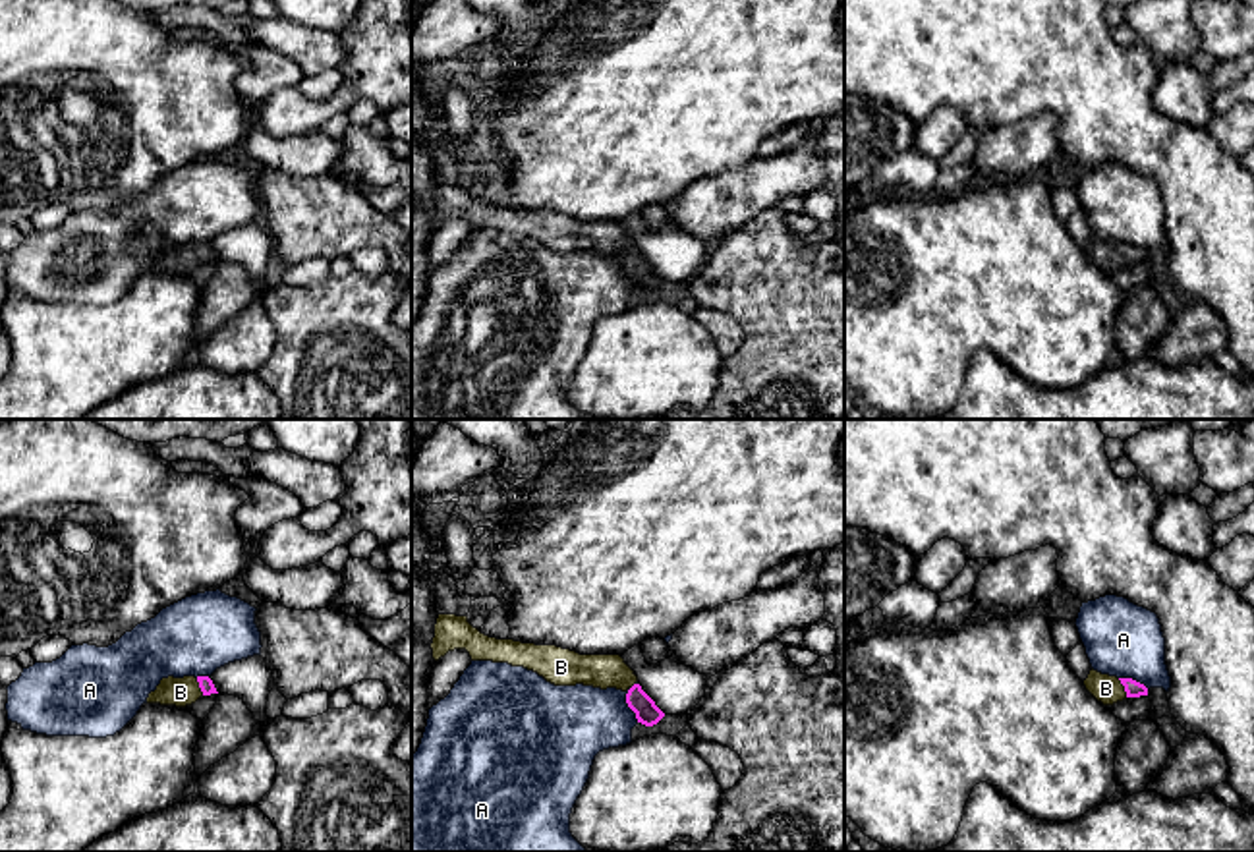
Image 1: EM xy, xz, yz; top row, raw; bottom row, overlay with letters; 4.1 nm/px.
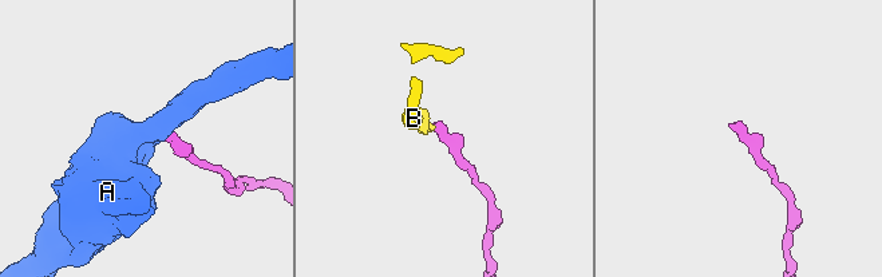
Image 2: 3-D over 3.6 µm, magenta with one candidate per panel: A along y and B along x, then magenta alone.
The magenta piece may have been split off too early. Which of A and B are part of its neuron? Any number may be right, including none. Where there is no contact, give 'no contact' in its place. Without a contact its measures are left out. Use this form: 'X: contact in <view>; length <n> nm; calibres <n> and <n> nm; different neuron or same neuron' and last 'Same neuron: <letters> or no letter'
A: contact in xz; length 150 nm; calibres 100 and 320 nm; different neuron
B: contact in yz; length 90 nm; calibres 70 and 120 nm; same neuron
Same neuron: B

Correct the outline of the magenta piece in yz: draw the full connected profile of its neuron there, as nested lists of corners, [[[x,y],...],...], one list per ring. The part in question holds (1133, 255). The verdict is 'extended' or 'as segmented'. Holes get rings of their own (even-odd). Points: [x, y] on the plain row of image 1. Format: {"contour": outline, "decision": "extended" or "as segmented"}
{"contour": [[[1090,238],[1084,247],[1086,257],[1103,272],[1113,272],[1126,265],[1148,263],[1148,255],[1132,245],[1117,245],[1109,241],[1101,241],[1097,238]]], "decision": "extended"}

